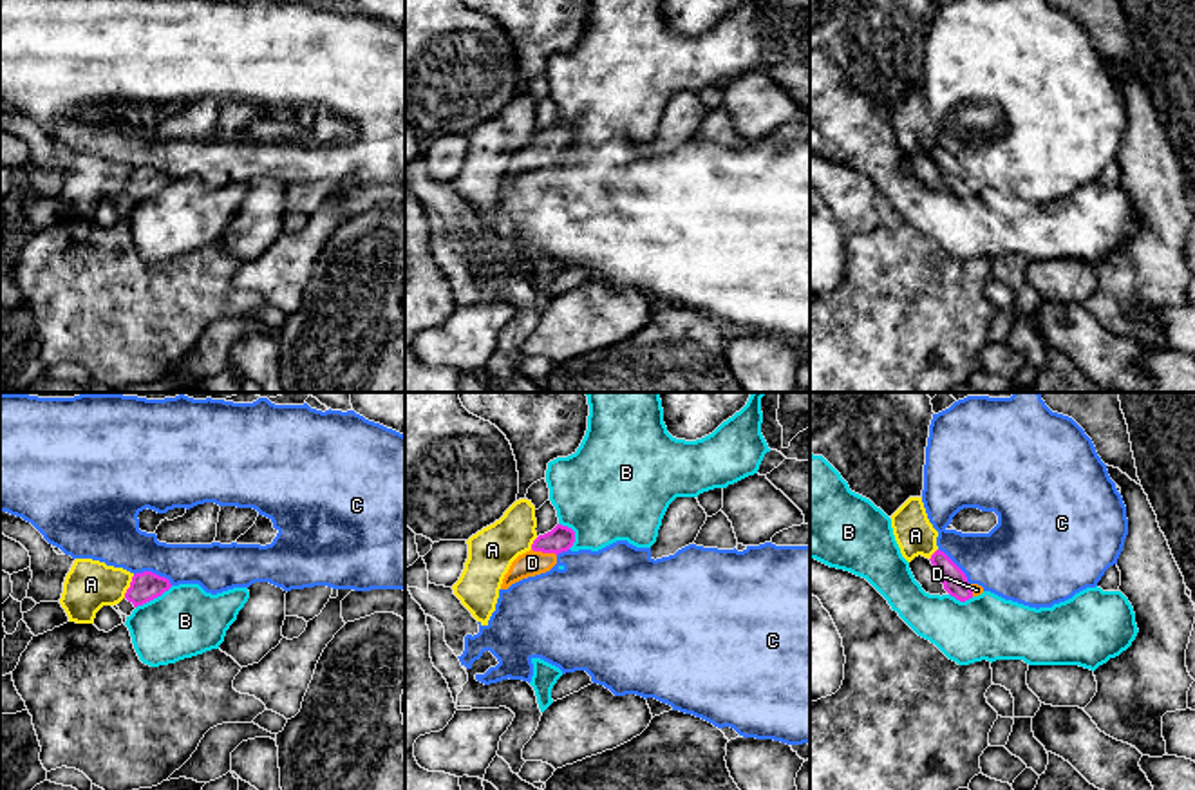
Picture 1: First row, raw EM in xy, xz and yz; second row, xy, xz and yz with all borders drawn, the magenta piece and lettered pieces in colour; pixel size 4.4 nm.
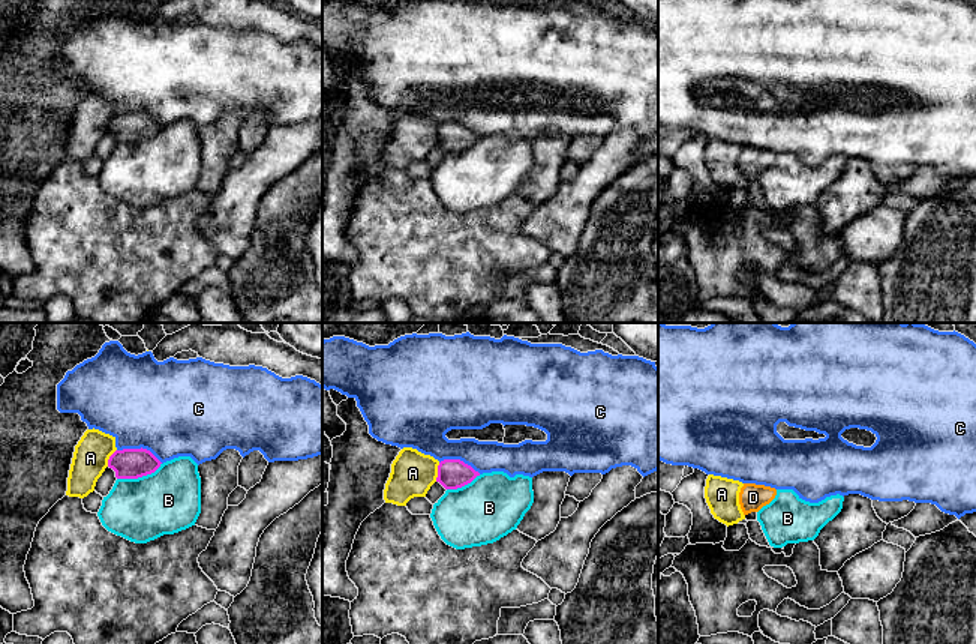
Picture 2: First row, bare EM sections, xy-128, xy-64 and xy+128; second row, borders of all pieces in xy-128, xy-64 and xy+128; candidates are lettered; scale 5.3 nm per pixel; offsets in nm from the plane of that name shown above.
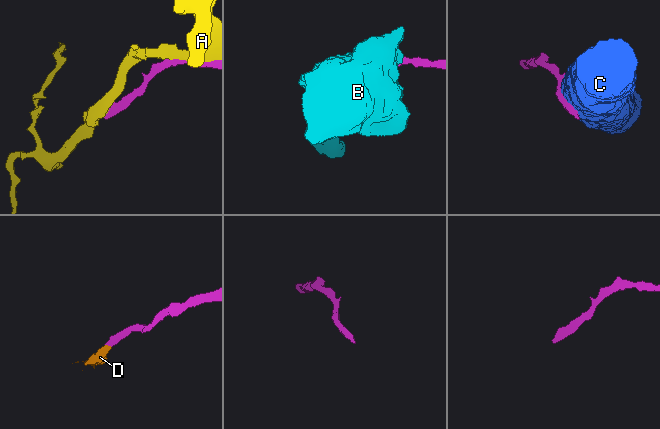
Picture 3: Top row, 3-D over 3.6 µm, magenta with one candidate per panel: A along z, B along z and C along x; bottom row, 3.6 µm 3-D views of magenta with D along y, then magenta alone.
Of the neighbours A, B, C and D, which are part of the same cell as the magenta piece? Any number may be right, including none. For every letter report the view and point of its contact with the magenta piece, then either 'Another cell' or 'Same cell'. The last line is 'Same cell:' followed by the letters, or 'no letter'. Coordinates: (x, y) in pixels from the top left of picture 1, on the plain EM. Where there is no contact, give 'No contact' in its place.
A: Touches magenta at xy (131, 181). Another cell
B: Touches magenta at xy (154, 192). Another cell
C: Touches magenta at xy (154, 169). Another cell
D: Touches magenta at xz (545, 147). Same cell
Same cell: D

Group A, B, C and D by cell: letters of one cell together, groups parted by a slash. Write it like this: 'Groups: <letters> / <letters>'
Groups: A / B / C / D

